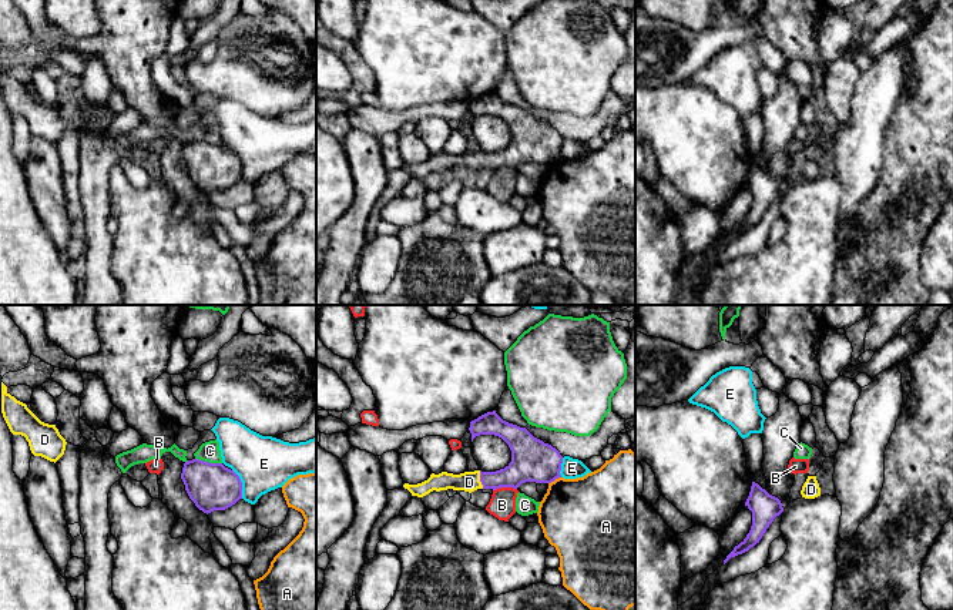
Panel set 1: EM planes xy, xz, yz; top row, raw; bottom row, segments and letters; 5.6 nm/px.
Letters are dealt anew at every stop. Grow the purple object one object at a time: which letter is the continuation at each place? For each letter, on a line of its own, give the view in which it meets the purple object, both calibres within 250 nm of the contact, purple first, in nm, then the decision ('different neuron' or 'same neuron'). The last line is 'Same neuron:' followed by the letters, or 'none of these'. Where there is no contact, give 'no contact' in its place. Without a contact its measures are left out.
A: xz | 240/440 nm | different neuron
B: xz | 240/150 nm | different neuron
C: xy | 280/110 nm | different neuron
D: xz | 160/110 nm | same neuron
E: xy | 280/320 nm | different neuron
Same neuron: D

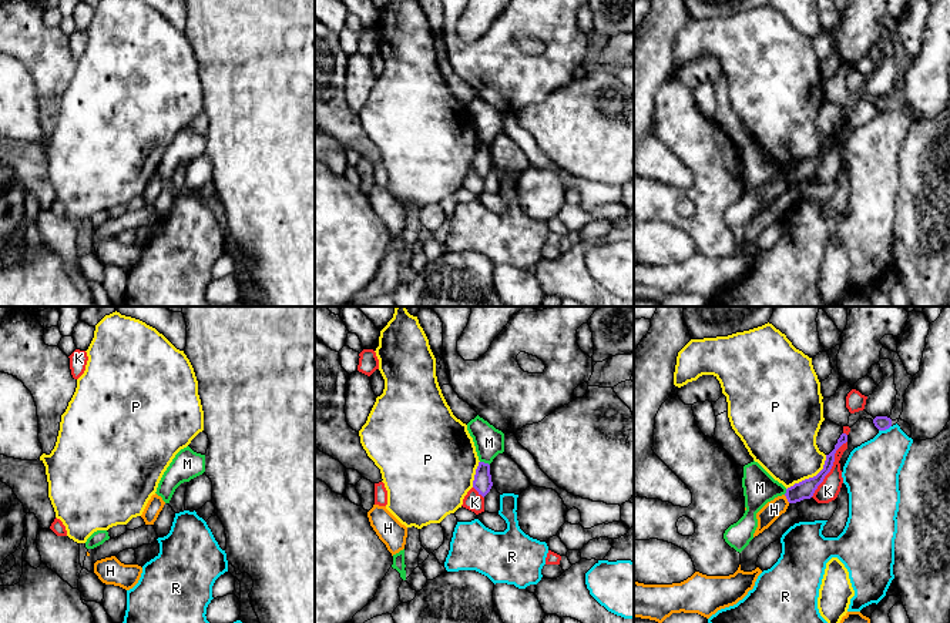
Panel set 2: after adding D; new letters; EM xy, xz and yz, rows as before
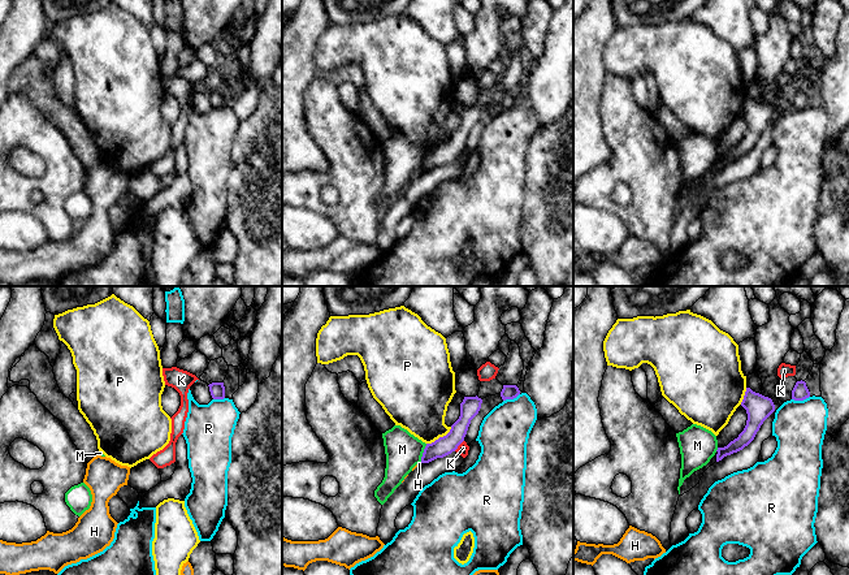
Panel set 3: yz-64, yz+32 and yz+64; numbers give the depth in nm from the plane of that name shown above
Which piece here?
H: yz | 110/100 nm | different neuron
K: yz | 110/120 nm | different neuron
M: xz | 100/170 nm | different neuron
P: yz | 110/360 nm | different neuron
R: yz | 80/300 nm | different neuron
Same neuron: none of these

